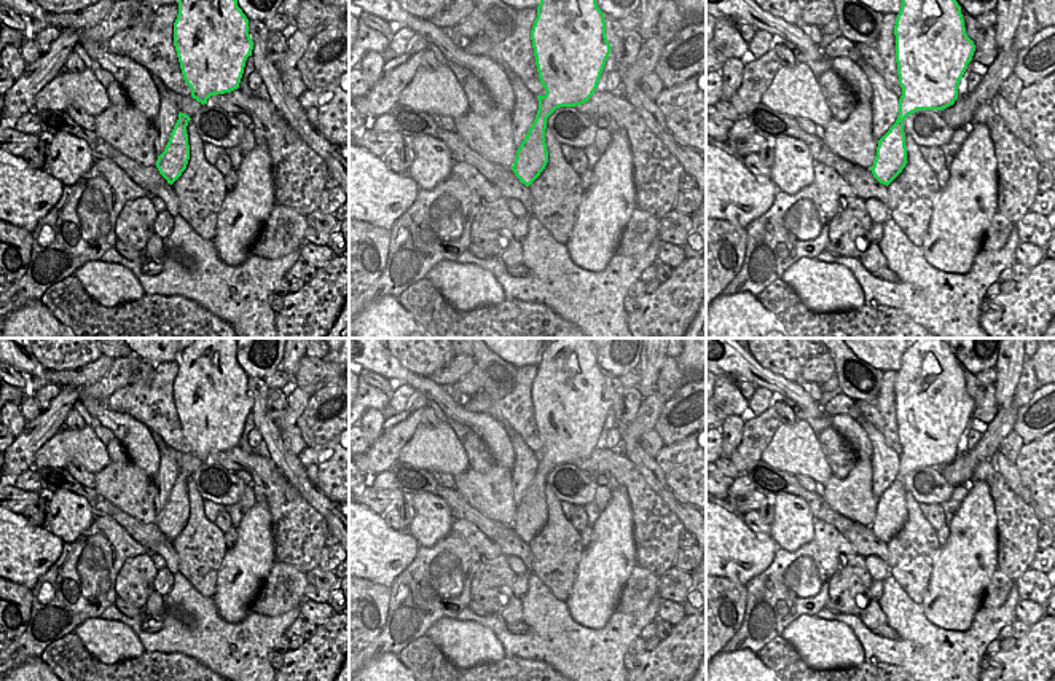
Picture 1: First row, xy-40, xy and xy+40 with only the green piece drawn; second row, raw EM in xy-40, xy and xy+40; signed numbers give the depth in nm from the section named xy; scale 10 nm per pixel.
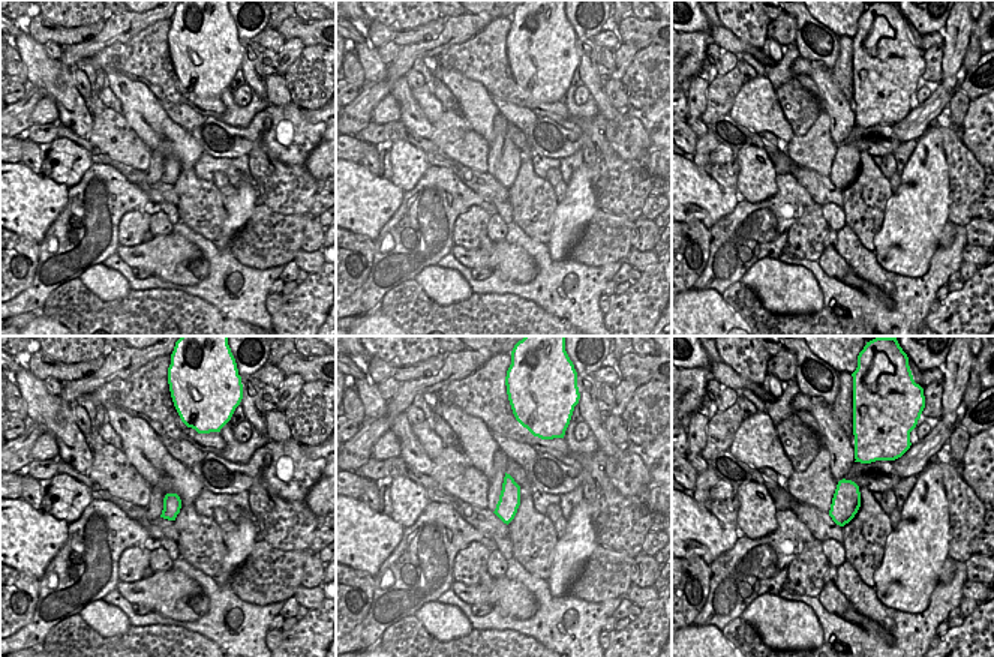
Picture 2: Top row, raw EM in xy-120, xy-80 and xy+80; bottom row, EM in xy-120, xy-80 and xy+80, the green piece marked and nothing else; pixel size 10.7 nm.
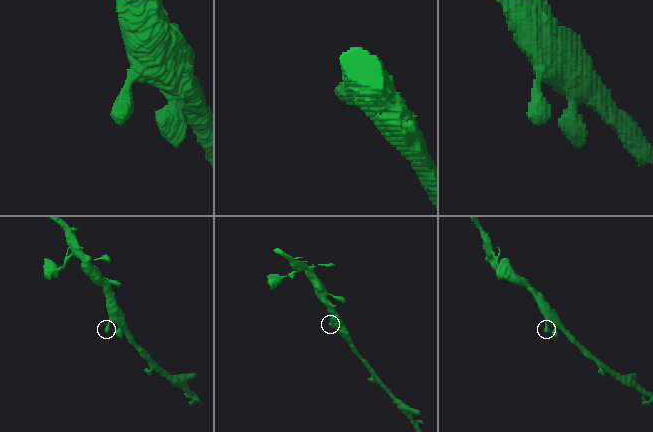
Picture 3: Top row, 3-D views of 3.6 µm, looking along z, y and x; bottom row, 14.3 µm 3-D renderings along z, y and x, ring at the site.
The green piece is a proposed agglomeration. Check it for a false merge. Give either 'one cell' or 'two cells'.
one cell

